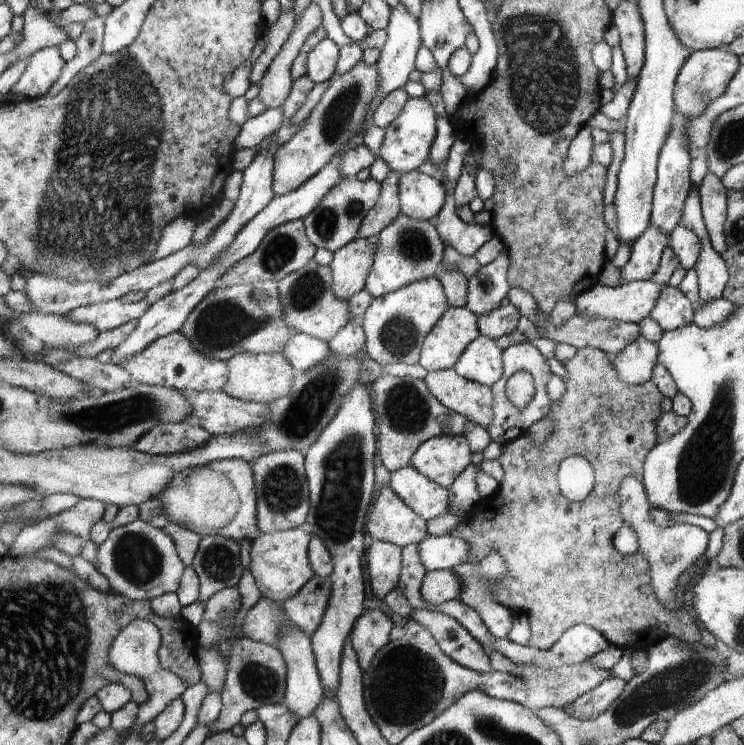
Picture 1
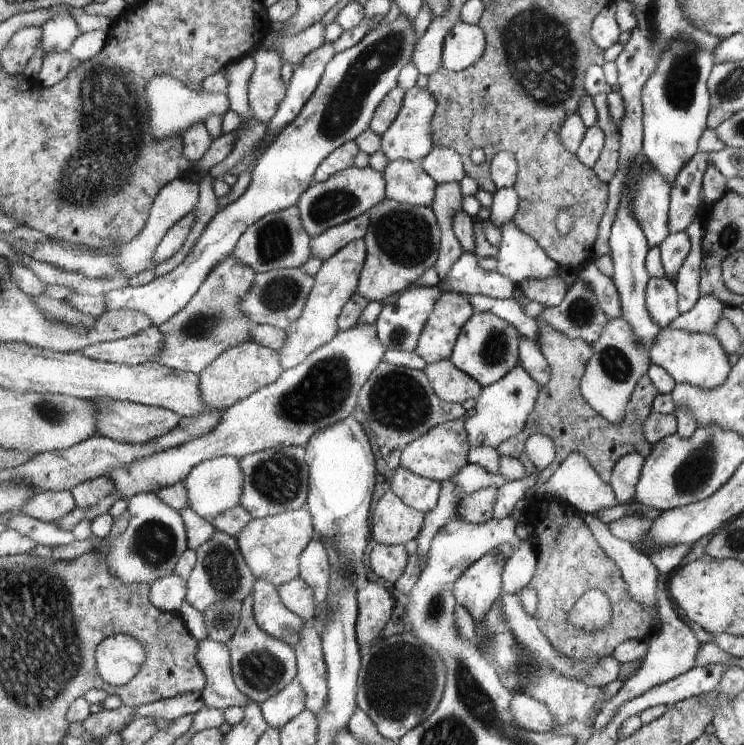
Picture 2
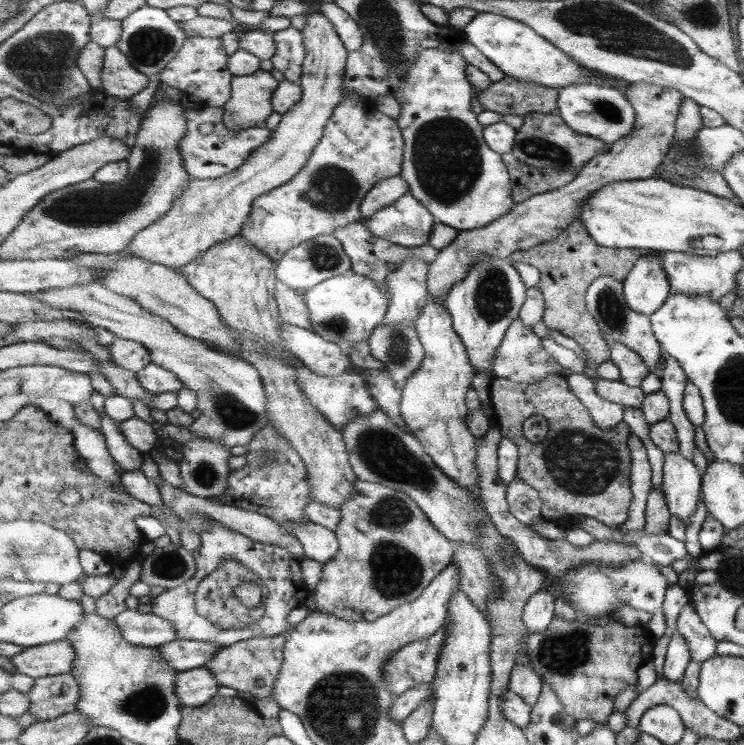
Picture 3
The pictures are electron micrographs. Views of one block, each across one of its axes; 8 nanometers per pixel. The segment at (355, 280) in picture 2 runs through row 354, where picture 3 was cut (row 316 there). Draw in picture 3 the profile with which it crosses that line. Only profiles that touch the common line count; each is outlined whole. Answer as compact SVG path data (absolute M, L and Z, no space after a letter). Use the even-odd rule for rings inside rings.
M279 280L277 282L275 297L277 297L280 318L283 320L283 323L312 330L311 311L307 307L303 295L299 296L293 288L290 288Z

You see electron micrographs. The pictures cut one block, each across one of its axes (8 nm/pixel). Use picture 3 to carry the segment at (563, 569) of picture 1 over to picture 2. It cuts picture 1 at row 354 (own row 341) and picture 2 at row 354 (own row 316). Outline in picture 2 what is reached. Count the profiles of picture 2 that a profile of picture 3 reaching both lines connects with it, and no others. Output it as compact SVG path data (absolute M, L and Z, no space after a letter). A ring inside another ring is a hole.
M538 317L536 319L537 326L541 330L541 336L537 336L539 338L538 345L551 367L551 382L540 388L535 409L531 412L523 432L519 432L519 436L507 440L497 449L497 452L503 457L509 456L521 460L527 468L527 475L533 476L535 474L539 478L538 484L548 482L569 454L579 452L591 462L601 479L610 483L615 464L625 454L637 452L637 454L641 454L643 458L647 459L653 452L654 448L647 441L645 432L643 432L643 424L645 424L647 418L650 418L654 409L655 398L658 398L660 394L651 378L645 374L639 380L635 392L631 394L631 400L627 404L626 418L623 418L621 424L610 422L605 416L594 410L582 394L582 379L586 374L587 364L593 356L591 345L583 338L569 338L569 334L563 334L561 330L555 330L555 326L547 324L547 320L541 320ZM536 433L553 439L557 456L555 462L541 472L527 456L526 442Z

